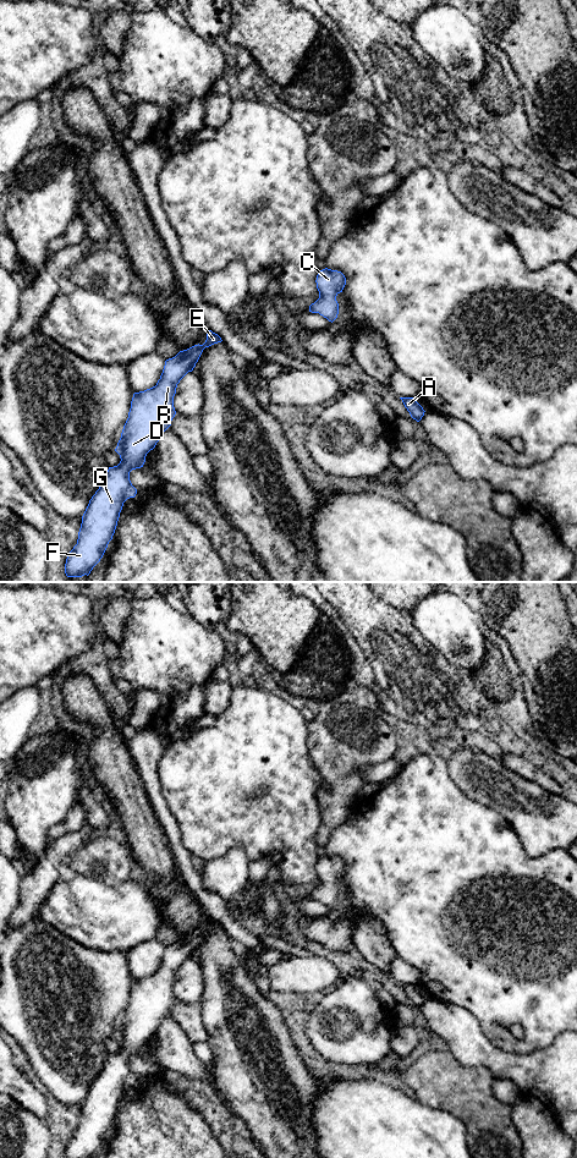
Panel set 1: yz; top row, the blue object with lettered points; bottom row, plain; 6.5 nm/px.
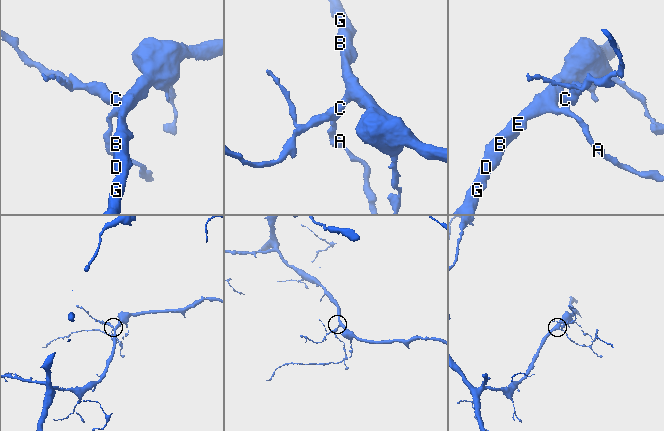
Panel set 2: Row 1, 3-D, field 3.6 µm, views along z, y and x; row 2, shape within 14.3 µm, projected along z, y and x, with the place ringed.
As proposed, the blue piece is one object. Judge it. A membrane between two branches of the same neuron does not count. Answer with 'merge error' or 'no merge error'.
no merge error

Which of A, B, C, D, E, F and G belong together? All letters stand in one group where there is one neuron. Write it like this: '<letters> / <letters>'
A B C D E F G

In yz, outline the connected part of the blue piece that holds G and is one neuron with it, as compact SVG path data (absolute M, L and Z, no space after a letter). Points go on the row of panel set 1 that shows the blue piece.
M209 330L203 345L180 351L165 361L155 386L133 394L128 418L115 449L121 461L109 467L103 483L89 500L82 516L77 544L66 559L67 577L88 576L103 558L115 533L123 503L137 494L130 472L143 467L147 454L155 448L176 415L174 396L177 384L193 371L205 347L221 341L218 334Z

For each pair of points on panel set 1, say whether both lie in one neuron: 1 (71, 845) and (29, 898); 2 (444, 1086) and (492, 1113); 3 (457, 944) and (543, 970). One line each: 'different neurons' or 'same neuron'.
1: same neuron
2: same neuron
3: same neuron

